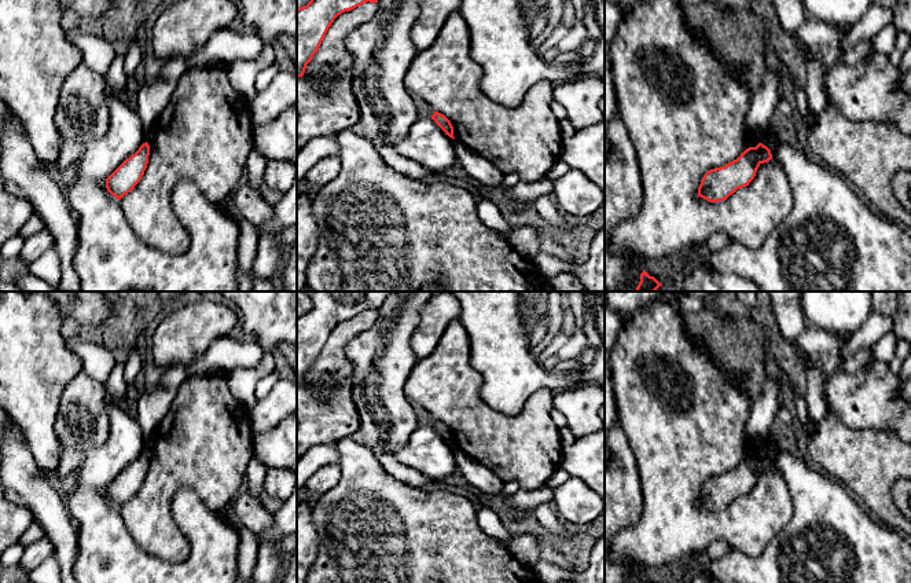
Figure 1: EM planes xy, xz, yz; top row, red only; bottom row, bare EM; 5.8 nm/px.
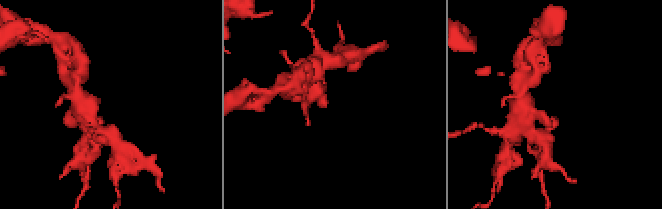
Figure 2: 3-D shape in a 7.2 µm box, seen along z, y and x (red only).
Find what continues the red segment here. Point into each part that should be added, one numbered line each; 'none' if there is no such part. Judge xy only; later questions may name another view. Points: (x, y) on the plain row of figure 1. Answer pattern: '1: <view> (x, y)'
none

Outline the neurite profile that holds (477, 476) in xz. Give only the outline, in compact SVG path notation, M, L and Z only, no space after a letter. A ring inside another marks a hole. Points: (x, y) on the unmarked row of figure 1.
M453 447L453 455L456 458L456 468L464 474L470 487L491 495L499 495L504 483L496 474L491 474L485 466L474 462L456 447Z

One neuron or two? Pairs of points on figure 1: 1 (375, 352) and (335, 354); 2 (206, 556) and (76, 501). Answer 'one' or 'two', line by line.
1: two
2: one

